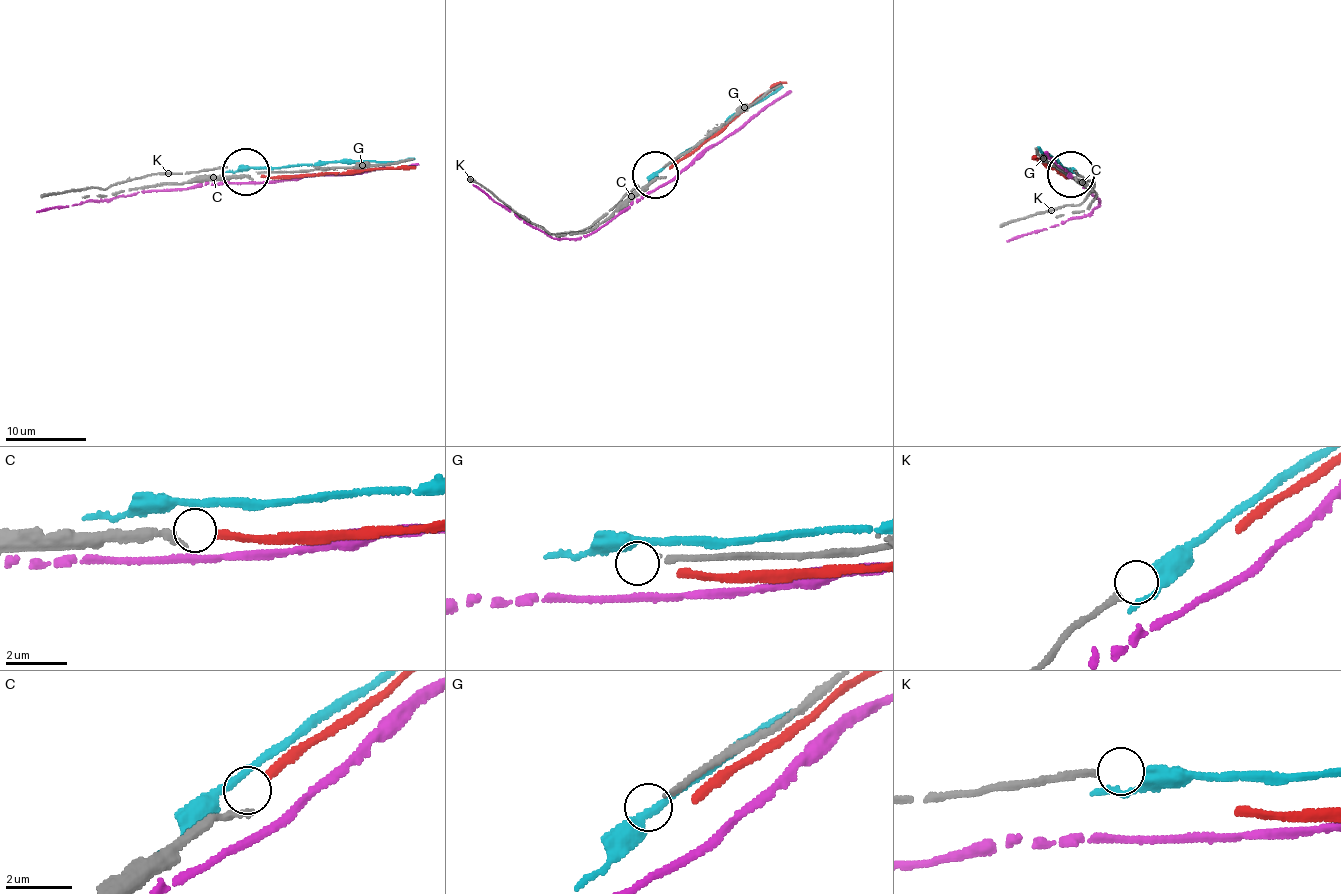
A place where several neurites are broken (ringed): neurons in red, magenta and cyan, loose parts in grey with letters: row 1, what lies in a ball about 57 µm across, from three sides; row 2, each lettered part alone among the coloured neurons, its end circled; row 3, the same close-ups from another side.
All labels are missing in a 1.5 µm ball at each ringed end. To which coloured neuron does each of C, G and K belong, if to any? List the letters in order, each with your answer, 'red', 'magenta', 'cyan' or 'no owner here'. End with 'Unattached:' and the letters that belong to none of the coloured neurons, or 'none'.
C: red
G: no owner here
K: cyan
Unattached: G

